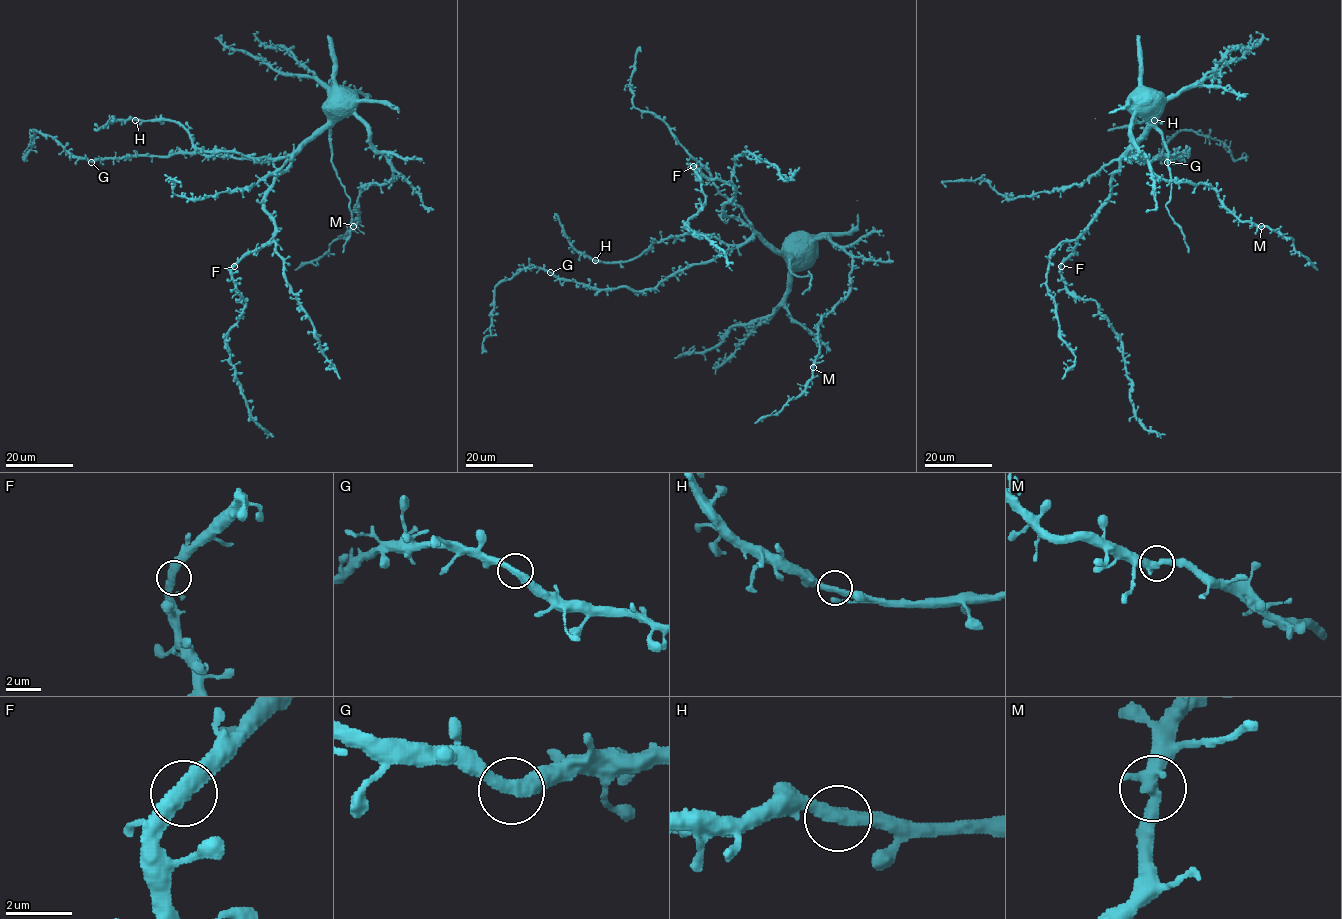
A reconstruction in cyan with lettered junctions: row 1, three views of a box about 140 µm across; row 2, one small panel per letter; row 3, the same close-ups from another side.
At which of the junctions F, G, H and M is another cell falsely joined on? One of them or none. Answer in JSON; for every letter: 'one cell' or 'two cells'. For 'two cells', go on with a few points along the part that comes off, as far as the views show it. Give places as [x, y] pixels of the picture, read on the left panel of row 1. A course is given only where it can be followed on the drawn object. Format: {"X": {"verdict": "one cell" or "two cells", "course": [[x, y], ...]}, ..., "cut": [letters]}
{"F": {"verdict": "one cell"}, "G": {"verdict": "one cell"}, "H": {"verdict": "one cell"}, "M": {"verdict": "one cell"}, "cut": []}

